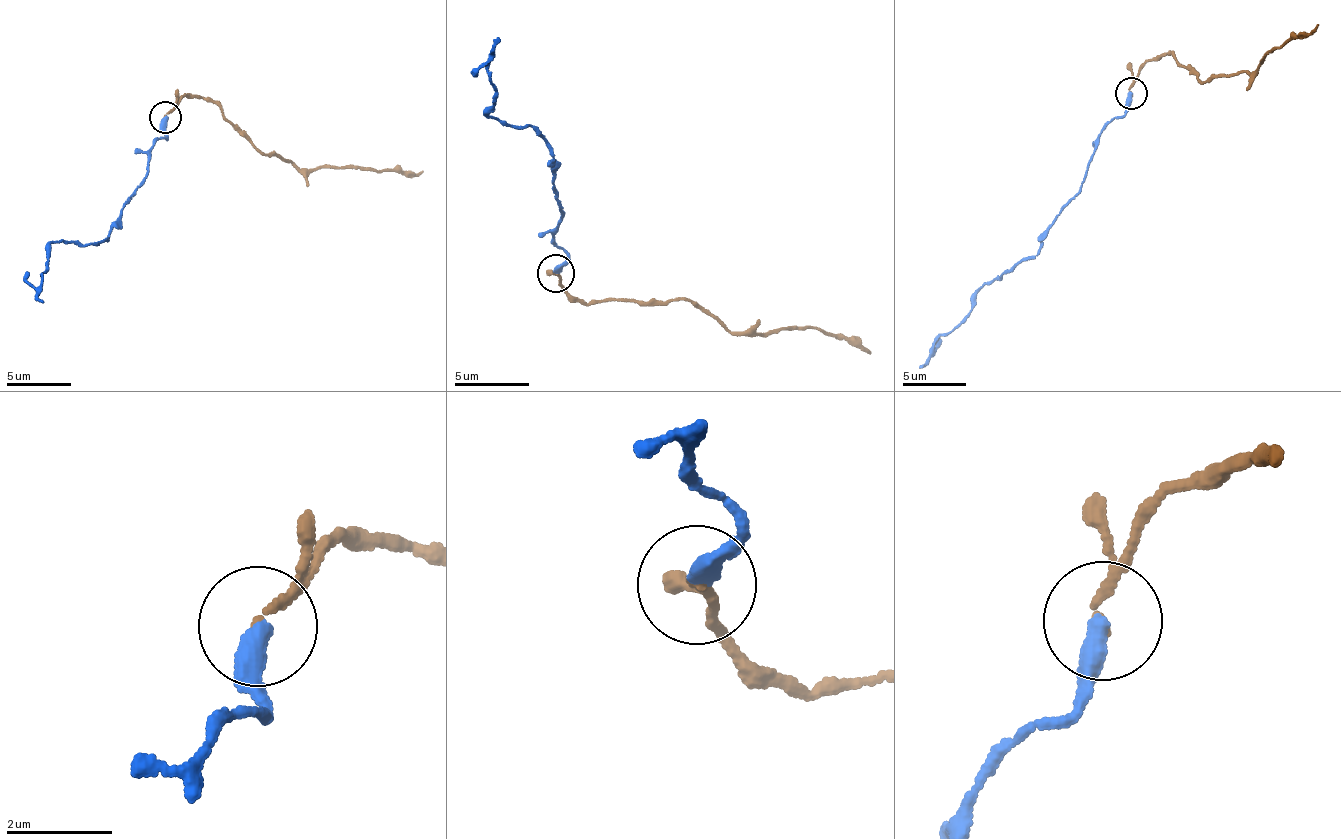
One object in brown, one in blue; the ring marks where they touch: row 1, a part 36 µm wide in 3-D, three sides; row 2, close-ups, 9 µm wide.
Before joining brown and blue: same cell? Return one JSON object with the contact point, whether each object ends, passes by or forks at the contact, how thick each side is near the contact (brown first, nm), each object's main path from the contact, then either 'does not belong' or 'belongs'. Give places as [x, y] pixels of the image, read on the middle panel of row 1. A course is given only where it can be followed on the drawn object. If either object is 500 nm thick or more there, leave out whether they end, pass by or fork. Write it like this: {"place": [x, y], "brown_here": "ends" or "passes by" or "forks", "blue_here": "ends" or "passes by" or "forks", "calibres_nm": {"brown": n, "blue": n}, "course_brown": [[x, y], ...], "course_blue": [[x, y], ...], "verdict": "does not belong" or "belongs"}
{"place": [555, 273], "brown_here": "ends", "blue_here": "ends", "calibres_nm": {"brown": 150, "blue": 400}, "course_brown": [[554, 272], [564, 291], [587, 303], [698, 302], [735, 332], [757, 336], [810, 326], [856, 339], [871, 355]], "course_blue": [[554, 272], [566, 263], [554, 237], [566, 215], [546, 141], [490, 116], [491, 58], [471, 75]], "verdict": "belongs"}

